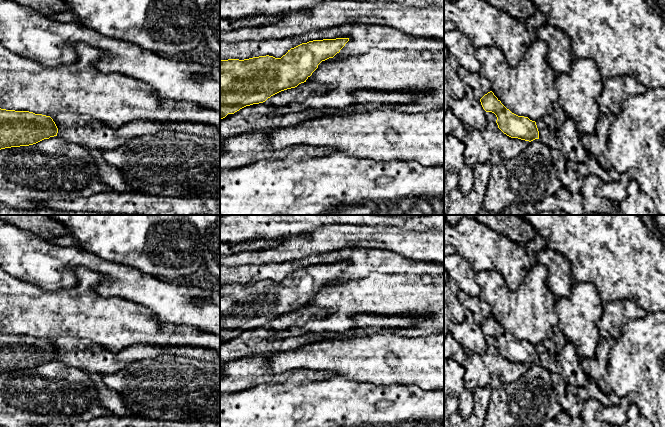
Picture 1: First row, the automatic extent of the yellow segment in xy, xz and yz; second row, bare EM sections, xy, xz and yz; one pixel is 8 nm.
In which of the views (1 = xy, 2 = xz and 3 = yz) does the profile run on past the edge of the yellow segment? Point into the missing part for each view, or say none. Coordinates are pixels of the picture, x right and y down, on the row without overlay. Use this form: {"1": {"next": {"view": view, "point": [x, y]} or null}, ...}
{"1": {"next": null}, "2": {"next": null}, "3": {"next": null}}

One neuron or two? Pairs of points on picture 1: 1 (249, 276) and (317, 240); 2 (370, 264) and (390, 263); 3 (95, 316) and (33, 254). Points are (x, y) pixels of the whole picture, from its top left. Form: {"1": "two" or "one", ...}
{"1": "two", "2": "one", "3": "two"}

